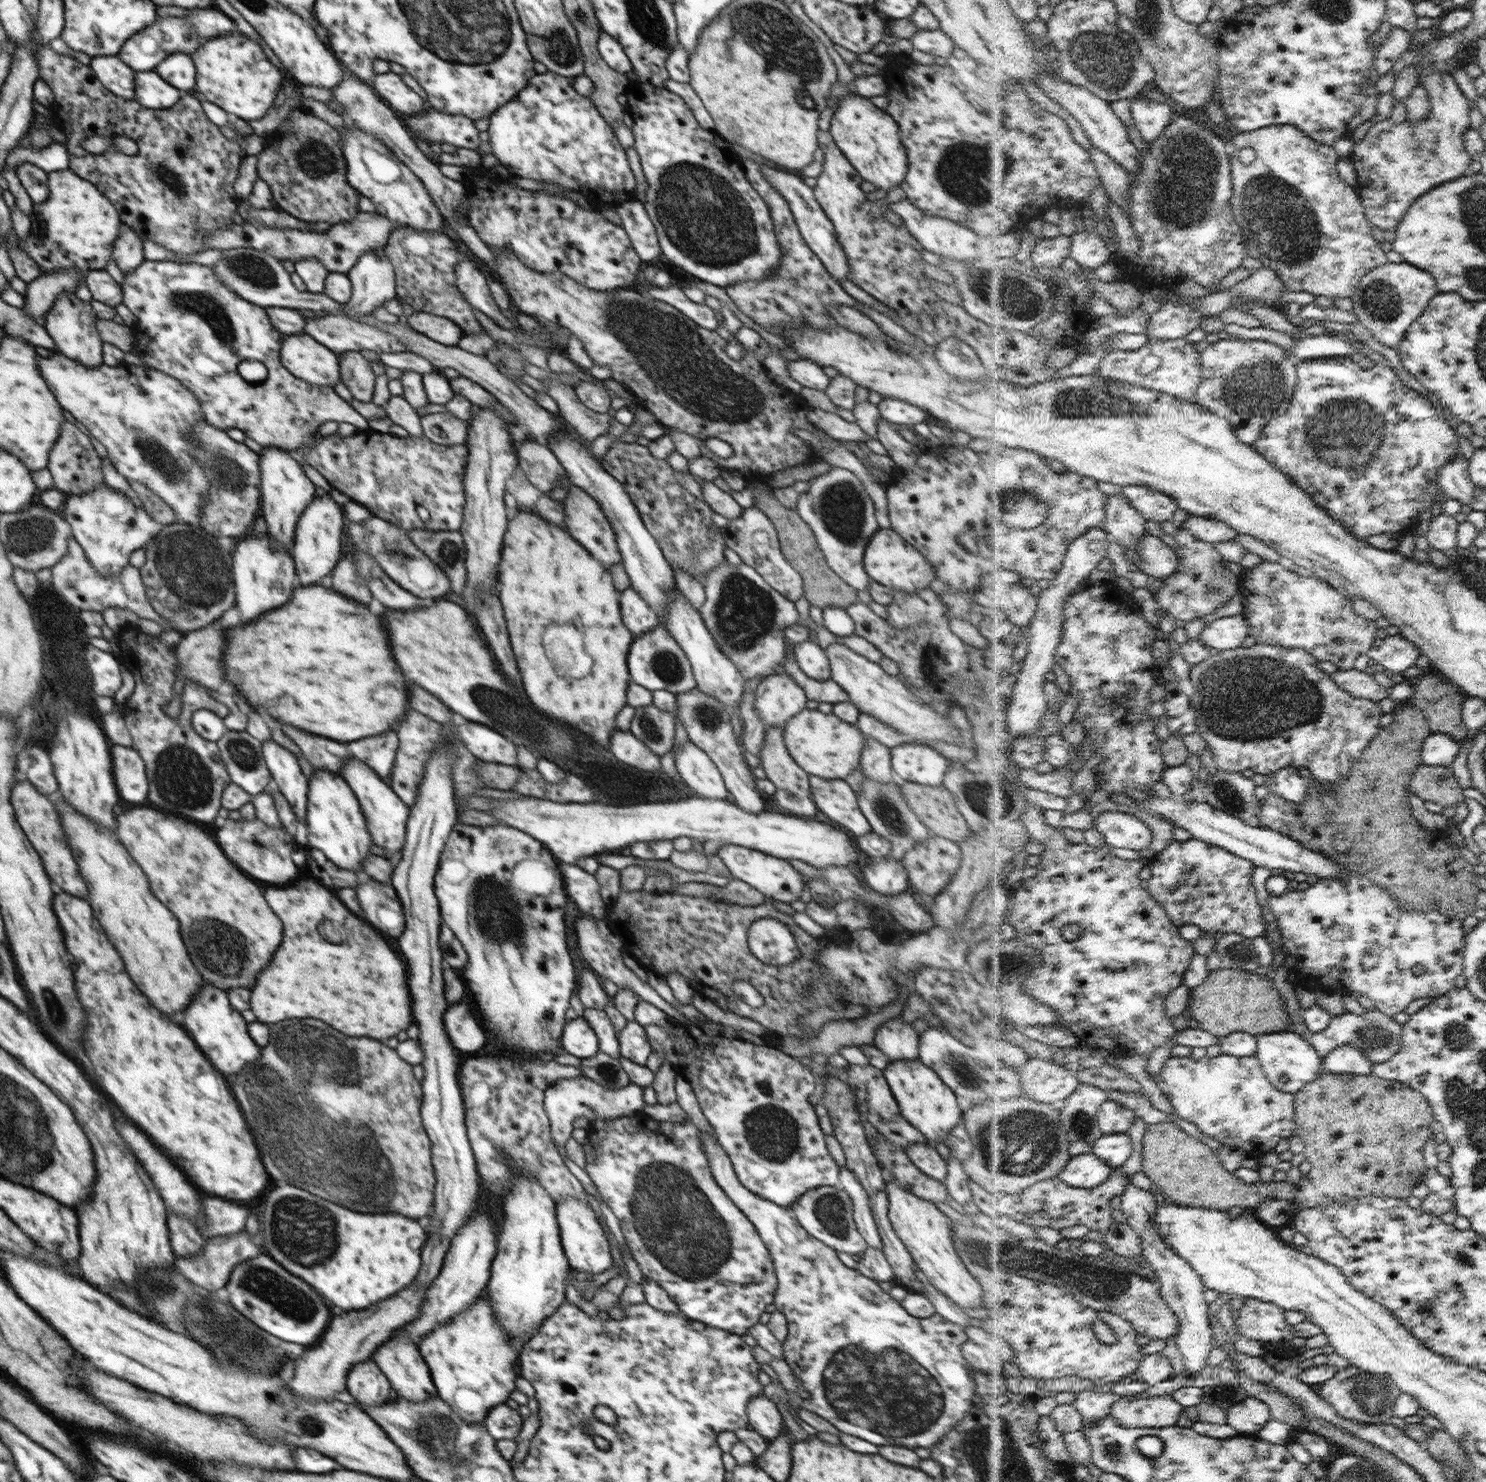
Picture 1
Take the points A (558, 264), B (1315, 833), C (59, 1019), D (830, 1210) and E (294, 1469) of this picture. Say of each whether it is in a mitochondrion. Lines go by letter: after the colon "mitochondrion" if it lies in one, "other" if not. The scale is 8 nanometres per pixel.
A: other
B: other
C: mitochondrion
D: mitochondrion
E: other

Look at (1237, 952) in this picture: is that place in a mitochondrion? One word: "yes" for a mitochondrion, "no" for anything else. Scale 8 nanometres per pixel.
yes

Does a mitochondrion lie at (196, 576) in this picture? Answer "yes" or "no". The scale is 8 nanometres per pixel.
yes

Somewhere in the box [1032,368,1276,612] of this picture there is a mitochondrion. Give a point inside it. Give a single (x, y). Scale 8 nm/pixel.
(1082, 404)

